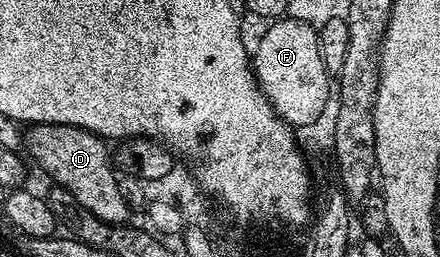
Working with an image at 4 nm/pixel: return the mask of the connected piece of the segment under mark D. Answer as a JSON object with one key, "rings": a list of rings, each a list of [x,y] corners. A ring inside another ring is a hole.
{"rings":[[[33,123],[23,132],[23,146],[26,148],[26,155],[37,167],[41,167],[52,178],[55,186],[66,189],[94,217],[98,217],[107,223],[124,225],[129,222],[128,208],[130,202],[121,198],[115,183],[112,181],[111,171],[108,170],[108,154],[100,146],[98,137],[81,127],[74,125],[62,125],[61,123]]]}

